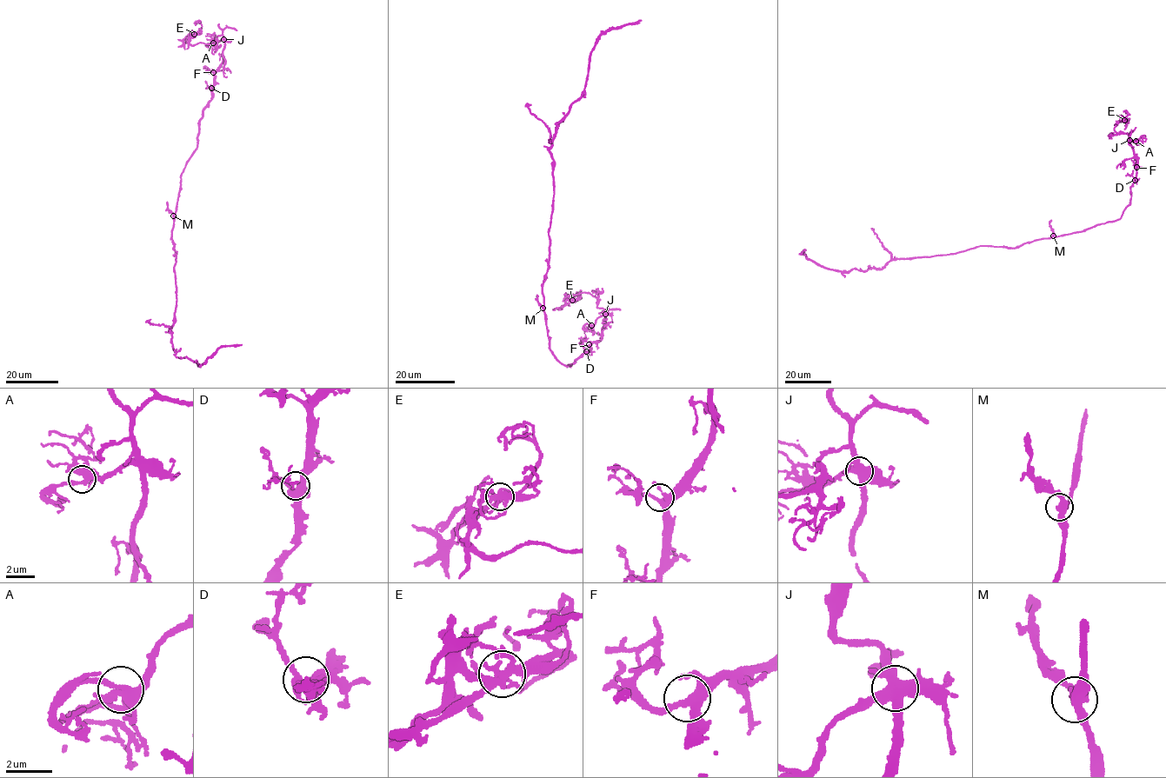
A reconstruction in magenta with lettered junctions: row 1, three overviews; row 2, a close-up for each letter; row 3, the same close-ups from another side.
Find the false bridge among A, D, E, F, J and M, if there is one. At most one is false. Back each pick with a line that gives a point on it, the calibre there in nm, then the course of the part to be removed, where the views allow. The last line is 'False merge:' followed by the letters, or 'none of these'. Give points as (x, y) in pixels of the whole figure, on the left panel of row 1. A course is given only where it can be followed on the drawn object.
E: at (194, 34); 380 nm thick; foreign part runs (194, 34), (202, 27), (197, 20), (196, 25)
False merge: E

